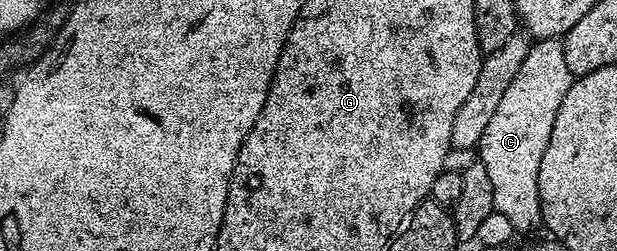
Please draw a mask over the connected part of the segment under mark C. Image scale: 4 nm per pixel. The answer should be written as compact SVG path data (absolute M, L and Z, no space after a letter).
M559 38L535 40L518 73L506 85L506 93L502 93L502 101L480 138L478 161L486 169L486 177L490 177L492 211L506 217L516 233L541 226L538 169L542 169L542 153L550 145L550 129L554 129L558 105L562 105L573 78L566 65L563 42Z

